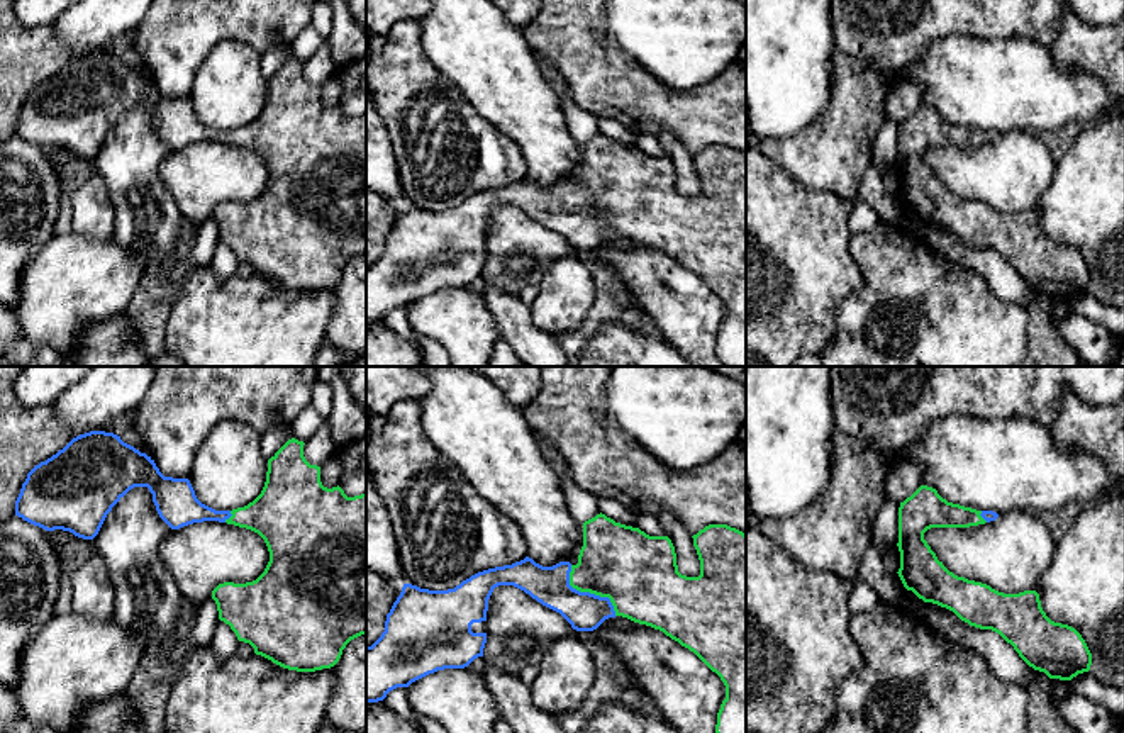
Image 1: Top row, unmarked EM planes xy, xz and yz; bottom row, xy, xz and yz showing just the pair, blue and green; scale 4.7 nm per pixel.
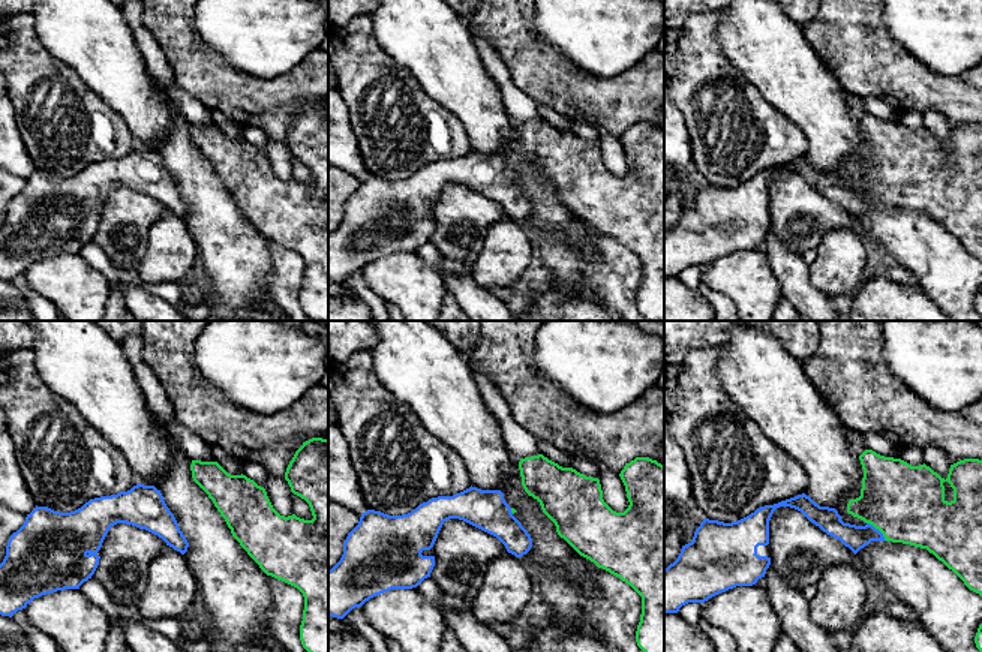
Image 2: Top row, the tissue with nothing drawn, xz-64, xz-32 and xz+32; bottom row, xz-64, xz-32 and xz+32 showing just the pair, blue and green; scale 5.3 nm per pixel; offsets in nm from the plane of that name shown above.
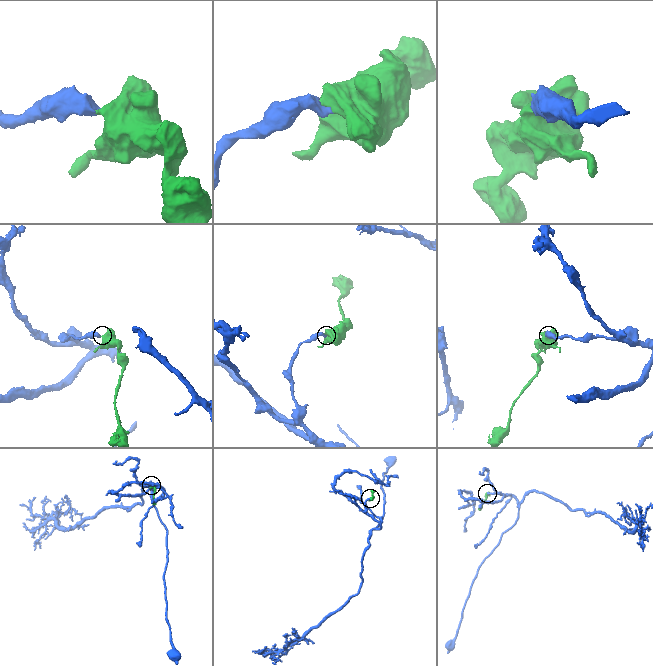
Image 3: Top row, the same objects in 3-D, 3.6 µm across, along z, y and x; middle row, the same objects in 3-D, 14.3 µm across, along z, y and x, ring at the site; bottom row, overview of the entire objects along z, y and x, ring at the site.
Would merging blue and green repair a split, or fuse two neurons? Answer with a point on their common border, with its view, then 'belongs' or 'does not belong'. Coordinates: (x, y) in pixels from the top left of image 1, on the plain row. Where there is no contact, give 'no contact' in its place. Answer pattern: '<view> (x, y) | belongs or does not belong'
xz (589, 212) | belongs

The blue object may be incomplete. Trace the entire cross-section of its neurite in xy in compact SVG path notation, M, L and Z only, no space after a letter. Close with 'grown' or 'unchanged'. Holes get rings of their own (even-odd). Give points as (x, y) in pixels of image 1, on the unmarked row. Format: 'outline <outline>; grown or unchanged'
outline M90 51L73 58L63 70L59 70L46 81L41 81L39 85L36 85L27 93L27 98L22 104L20 114L15 120L15 136L46 151L63 149L63 151L73 153L78 158L93 159L98 154L107 134L131 109L147 107L149 112L153 114L153 122L156 126L159 137L171 149L180 149L183 146L188 146L193 143L203 143L203 141L219 141L219 143L227 143L227 144L251 149L264 159L270 171L270 182L264 192L256 200L246 202L246 204L224 202L212 210L212 219L217 224L219 239L231 246L231 249L236 253L239 261L249 263L254 268L256 275L261 275L283 288L297 290L297 292L315 292L322 288L331 288L339 282L342 270L351 260L361 255L366 255L366 112L361 115L348 117L339 105L332 109L324 107L320 102L320 87L310 85L305 80L303 64L305 64L303 61L292 58L268 80L264 107L253 122L232 131L215 131L197 119L195 110L188 98L164 97L151 76L124 63L120 56L114 53L105 53L105 51Z; grown

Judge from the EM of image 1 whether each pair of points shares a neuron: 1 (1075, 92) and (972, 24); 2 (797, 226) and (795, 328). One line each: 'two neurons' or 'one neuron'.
1: two neurons
2: one neuron

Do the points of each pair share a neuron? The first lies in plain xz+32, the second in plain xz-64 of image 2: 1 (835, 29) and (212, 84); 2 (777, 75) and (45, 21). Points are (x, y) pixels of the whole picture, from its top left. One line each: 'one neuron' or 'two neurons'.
1: one neuron
2: one neuron

